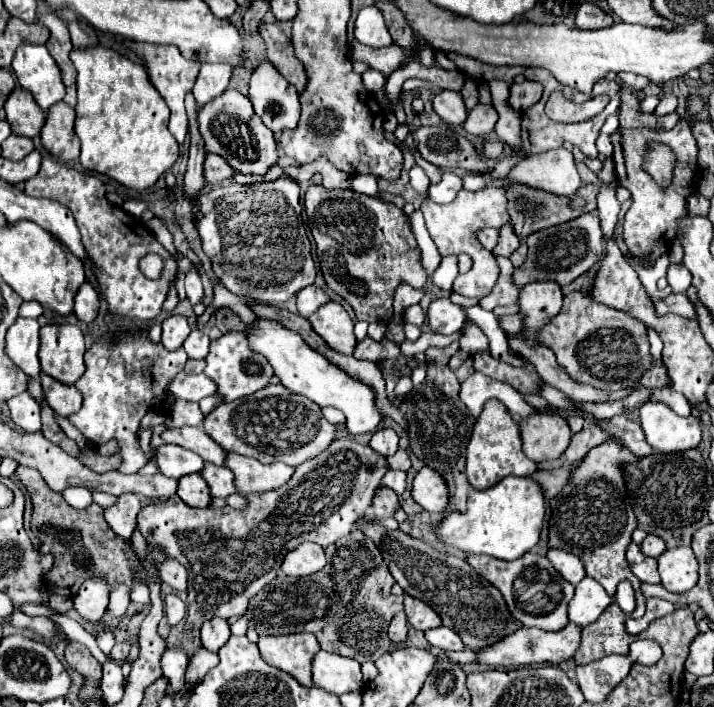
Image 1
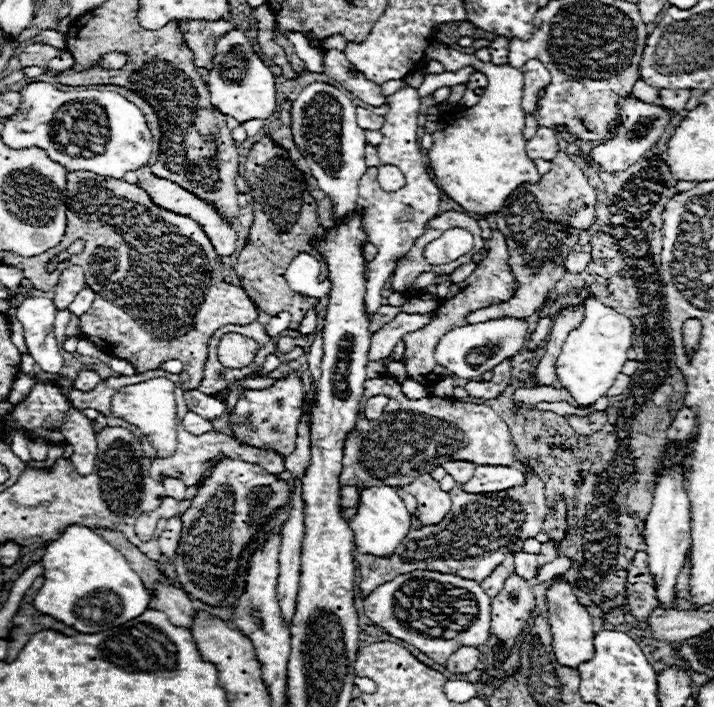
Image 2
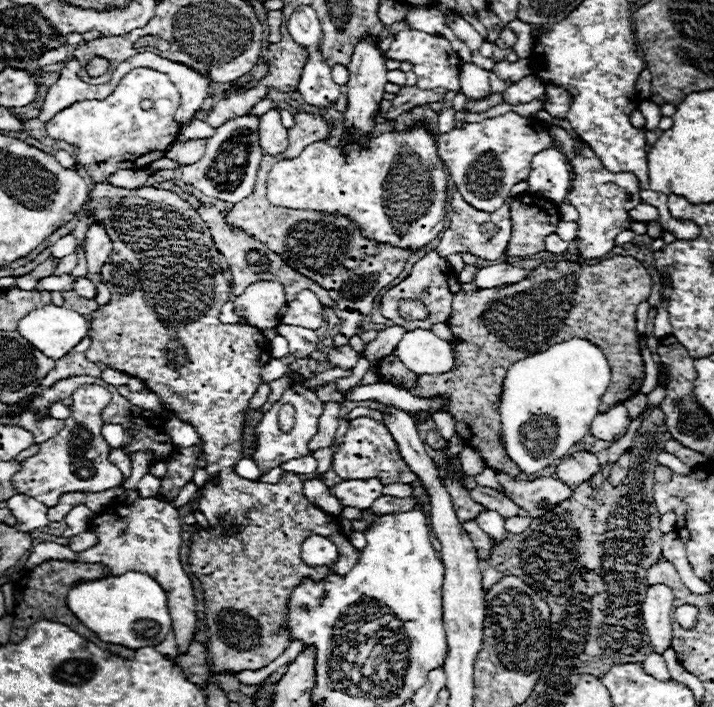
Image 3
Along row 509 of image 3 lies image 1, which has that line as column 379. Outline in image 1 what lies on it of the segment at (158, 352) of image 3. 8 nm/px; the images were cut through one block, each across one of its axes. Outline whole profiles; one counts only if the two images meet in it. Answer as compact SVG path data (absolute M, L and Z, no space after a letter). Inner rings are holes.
M310 186L304 196L304 206L308 214L310 232L316 240L316 256L326 280L326 286L342 296L354 310L358 320L374 322L392 318L392 300L396 286L408 284L412 288L422 288L426 284L426 272L420 264L420 250L410 230L410 222L404 212L382 198L372 198L352 190L324 190L324 186Z

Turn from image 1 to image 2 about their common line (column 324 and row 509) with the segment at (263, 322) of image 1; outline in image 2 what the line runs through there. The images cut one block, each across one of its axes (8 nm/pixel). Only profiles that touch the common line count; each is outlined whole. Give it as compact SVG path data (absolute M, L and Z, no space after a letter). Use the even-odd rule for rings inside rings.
M392 486L360 490L358 512L354 518L350 518L350 528L354 532L358 552L372 556L392 556L398 544L406 538L410 526L412 526L412 518L408 516L404 500L396 494Z

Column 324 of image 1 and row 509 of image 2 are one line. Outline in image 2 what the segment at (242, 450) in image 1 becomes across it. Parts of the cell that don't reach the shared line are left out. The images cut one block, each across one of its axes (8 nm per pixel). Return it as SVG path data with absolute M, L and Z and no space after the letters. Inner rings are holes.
M430 474L418 476L412 484L402 486L408 494L412 494L420 508L418 508L418 520L426 522L426 524L434 524L438 520L442 520L442 516L448 514L450 510L450 496L448 492L442 492L438 482L434 482L434 478Z

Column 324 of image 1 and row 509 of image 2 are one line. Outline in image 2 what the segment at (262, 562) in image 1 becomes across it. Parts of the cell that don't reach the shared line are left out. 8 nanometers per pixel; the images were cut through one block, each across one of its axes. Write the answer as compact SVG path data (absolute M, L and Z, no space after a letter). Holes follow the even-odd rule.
M534 476L526 478L524 488L510 488L506 492L468 494L460 488L452 488L448 494L452 500L450 512L438 524L410 530L410 534L396 548L390 560L366 556L353 550L354 560L360 566L360 594L364 598L370 596L370 592L378 584L390 582L398 574L414 570L444 572L466 580L482 582L492 574L492 570L504 560L508 552L522 550L522 542L526 538L534 538L542 530L542 522L548 514L544 484Z

